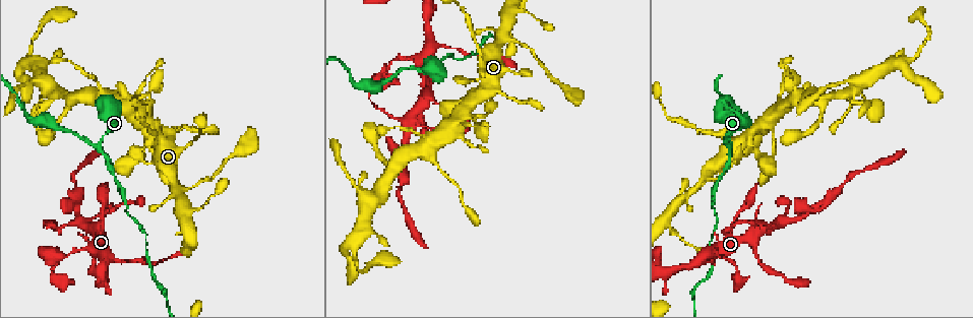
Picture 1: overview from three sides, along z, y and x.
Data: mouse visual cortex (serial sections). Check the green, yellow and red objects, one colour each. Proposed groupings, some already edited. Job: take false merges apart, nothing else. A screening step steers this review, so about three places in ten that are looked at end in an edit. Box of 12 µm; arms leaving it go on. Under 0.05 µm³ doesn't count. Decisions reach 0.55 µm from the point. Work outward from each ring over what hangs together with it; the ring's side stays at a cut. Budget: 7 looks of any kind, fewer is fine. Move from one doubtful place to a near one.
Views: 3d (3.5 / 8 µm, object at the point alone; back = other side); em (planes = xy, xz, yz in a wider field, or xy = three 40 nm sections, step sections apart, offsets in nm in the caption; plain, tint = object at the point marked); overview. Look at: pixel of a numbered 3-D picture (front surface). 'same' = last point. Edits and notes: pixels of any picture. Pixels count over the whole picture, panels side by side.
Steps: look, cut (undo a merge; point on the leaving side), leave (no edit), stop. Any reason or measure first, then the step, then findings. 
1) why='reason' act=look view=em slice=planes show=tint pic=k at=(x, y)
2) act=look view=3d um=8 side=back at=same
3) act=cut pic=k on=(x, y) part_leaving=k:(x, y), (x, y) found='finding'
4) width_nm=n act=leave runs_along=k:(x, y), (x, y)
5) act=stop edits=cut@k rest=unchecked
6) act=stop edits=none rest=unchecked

why='three-way junction' act=look view=3d um=3.5 pic=1 at=(501, 40)

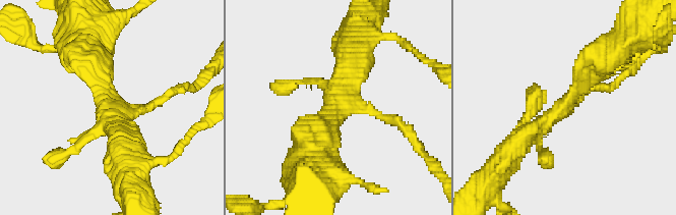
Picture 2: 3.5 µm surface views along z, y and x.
act=look view=em slice=xy step=1 show=tint pic=2 at=(565, 110)

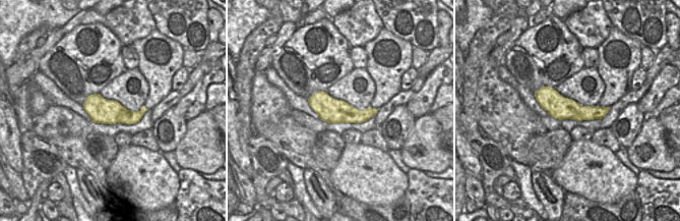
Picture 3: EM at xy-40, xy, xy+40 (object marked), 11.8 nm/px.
why='another direction' act=look view=em slice=xy step=5 show=tint at=same

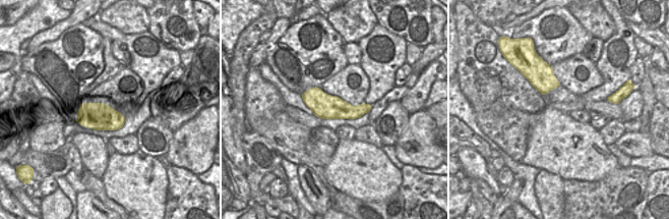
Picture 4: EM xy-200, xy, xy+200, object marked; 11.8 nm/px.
act=leave runs_along=2:(602, 56), (563, 110), (513, 151) found='continuous, no second cell'

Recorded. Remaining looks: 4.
why='narrows sharply' act=look view=3d um=8 pic=1 at=(151, 264)

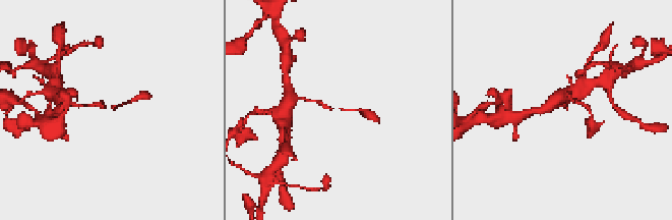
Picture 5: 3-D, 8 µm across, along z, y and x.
act=look view=em slice=xy step=5 show=tint pic=5 at=(341, 110)

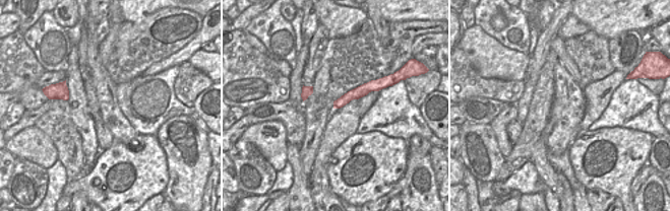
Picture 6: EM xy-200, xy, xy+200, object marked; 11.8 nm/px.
act=leave runs_along=5:(312, 100), (330, 109), (365, 111) found='one cell here'

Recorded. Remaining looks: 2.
act=stop edits=none rest=unchecked

